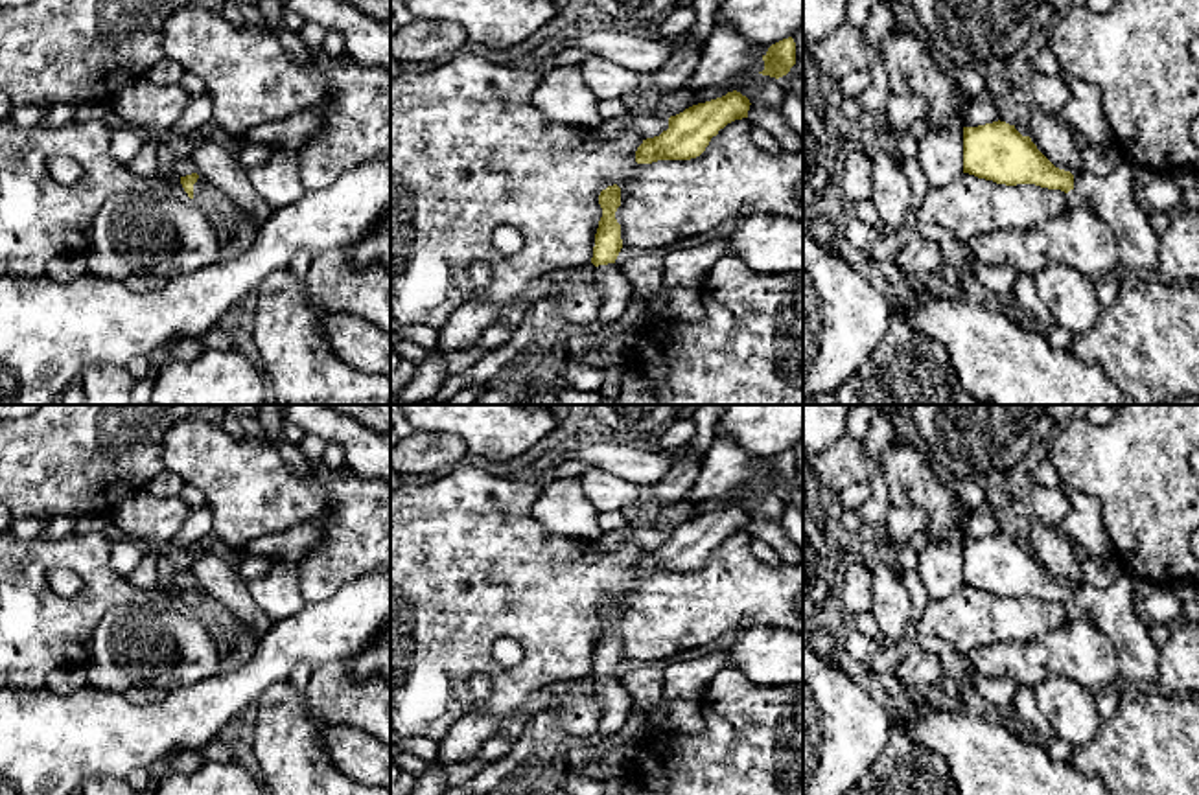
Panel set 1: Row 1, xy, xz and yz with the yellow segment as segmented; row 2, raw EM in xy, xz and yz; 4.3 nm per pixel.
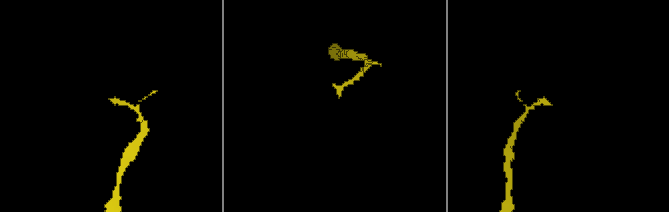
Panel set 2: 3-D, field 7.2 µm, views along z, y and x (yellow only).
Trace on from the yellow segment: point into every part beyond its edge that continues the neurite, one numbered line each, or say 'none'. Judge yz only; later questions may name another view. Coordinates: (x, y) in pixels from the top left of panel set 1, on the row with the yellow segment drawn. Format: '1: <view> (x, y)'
1: yz (1111, 195)

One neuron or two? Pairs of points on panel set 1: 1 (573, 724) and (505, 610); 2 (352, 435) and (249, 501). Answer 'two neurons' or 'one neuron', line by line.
1: two neurons
2: two neurons

